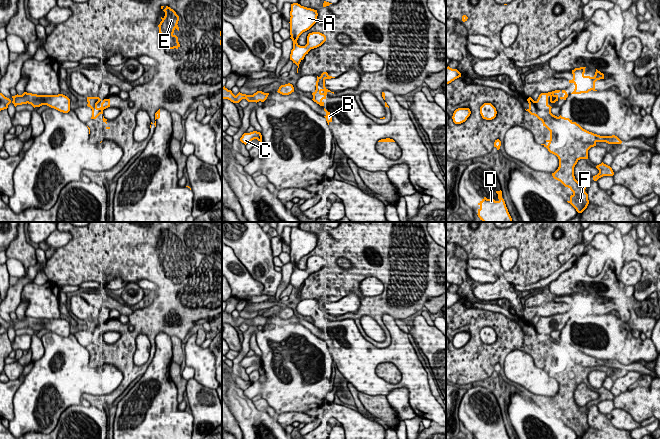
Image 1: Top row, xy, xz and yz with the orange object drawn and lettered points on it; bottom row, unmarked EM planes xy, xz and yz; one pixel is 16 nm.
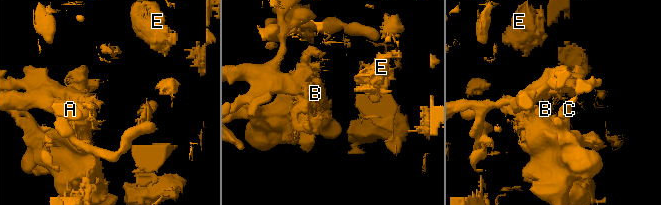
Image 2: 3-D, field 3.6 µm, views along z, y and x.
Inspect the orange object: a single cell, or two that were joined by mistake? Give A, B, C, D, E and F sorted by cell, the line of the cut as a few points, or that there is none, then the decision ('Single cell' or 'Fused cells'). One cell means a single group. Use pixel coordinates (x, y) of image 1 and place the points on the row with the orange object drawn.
Groups: A D / B C E F. Split along yz (536, 101), (536, 105), (539, 108), (550, 110). Fused cells

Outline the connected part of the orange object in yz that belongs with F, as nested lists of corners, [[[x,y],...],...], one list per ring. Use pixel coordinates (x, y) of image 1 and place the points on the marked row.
[[[531,97],[527,101],[529,108],[526,111],[541,120],[543,126],[550,131],[550,139],[546,140],[548,145],[541,145],[559,159],[559,167],[552,176],[573,192],[567,202],[578,213],[582,213],[589,204],[588,194],[585,192],[587,183],[575,179],[575,165],[580,159],[588,159],[588,150],[596,146],[597,142],[621,144],[622,141],[615,135],[600,136],[589,132],[569,118],[553,115],[551,110],[541,110],[537,107],[537,101]]]

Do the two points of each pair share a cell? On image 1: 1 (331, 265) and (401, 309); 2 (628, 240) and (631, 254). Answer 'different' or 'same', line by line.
1: same
2: same

